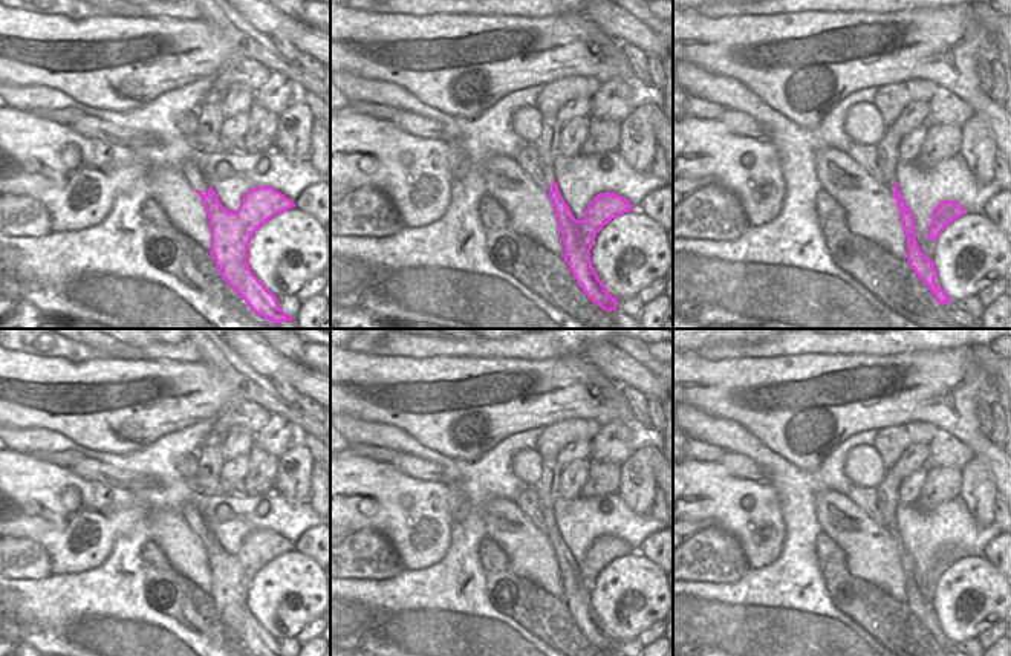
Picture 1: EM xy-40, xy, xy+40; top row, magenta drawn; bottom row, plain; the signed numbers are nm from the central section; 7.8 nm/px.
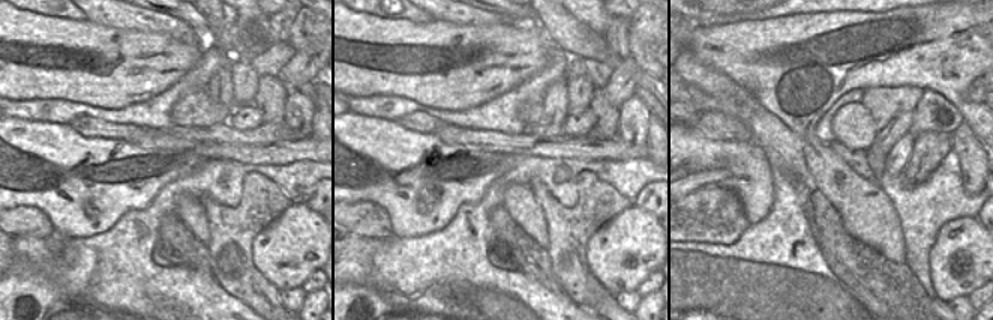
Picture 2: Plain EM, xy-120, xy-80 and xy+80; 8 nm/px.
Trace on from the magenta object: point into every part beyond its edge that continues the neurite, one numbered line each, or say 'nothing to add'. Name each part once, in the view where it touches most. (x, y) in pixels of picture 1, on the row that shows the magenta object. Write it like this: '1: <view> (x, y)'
1: xy (546, 146)

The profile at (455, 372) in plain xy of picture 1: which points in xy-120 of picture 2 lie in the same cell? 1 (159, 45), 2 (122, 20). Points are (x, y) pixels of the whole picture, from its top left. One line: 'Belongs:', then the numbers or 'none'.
Belongs: 1

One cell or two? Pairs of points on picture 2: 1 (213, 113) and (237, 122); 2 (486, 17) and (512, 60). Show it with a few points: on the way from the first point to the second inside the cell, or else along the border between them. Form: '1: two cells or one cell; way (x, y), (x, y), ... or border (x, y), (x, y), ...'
1: two cells; border (237, 108), (227, 122)
2: two cells; border (455, 24), (512, 23), (525, 27)

